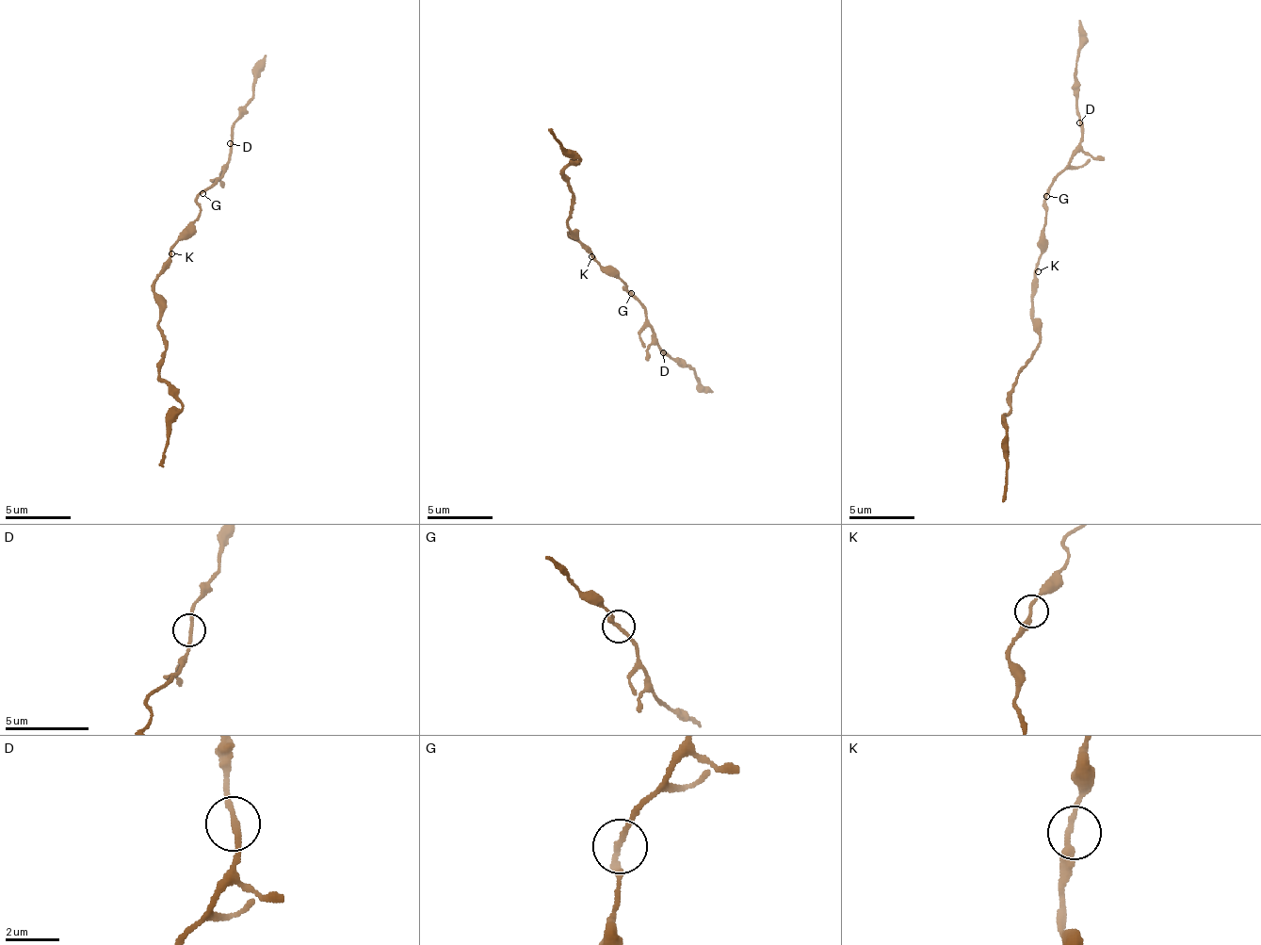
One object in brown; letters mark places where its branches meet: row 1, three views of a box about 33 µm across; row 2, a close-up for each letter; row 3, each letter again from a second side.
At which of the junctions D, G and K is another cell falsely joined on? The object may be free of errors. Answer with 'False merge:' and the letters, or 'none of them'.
False merge: none of them

